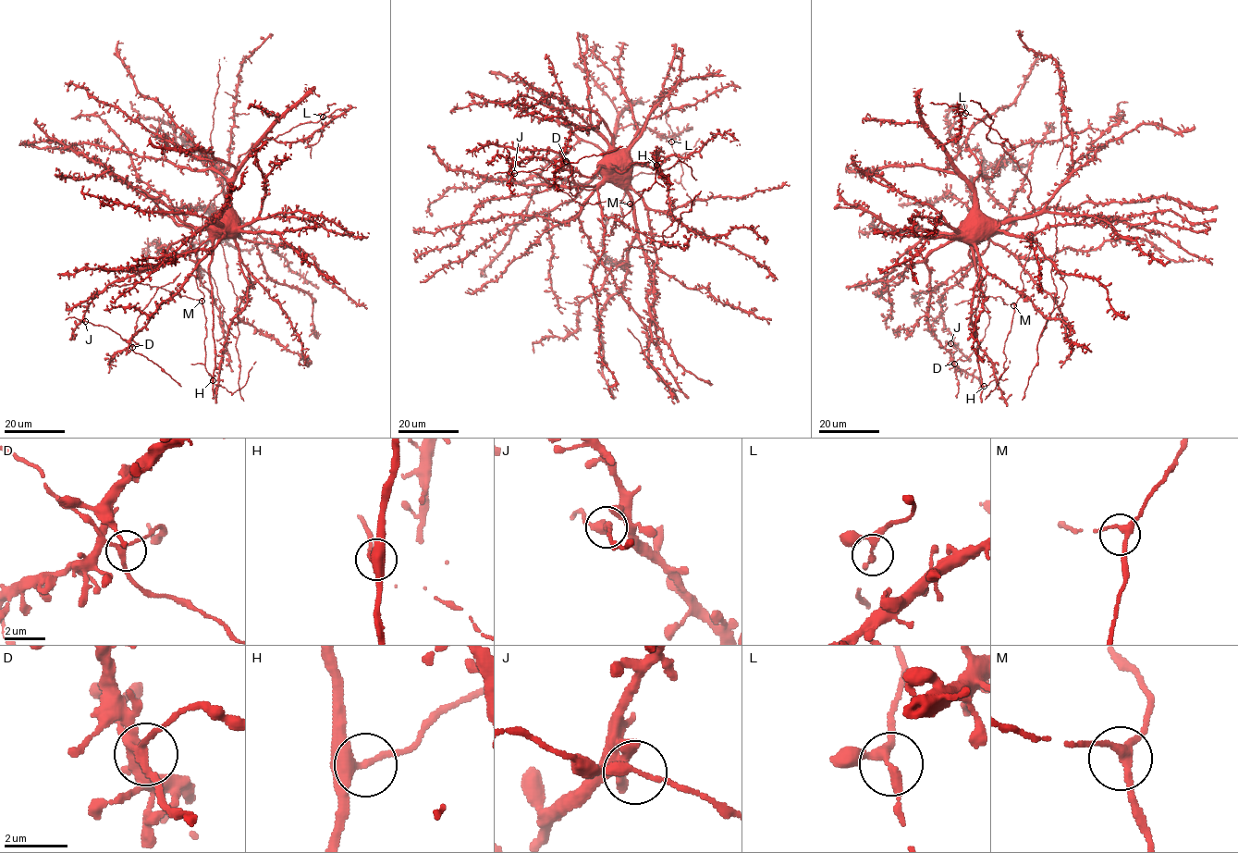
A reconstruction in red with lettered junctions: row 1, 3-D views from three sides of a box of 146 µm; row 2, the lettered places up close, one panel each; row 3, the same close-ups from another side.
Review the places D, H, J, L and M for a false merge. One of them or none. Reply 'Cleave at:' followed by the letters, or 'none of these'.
Cleave at: none of these

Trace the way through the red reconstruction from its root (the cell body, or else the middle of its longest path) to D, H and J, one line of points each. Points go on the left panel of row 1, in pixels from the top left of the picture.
D: (198, 231), (207, 230), (214, 235), (225, 233), (182, 287), (158, 307), (131, 338), (129, 345), (132, 347)
H: (198, 231), (207, 230), (212, 241), (209, 274), (215, 359), (213, 380)
J: (198, 231), (173, 243), (164, 262), (114, 280), (90, 303), (83, 315), (85, 321)

